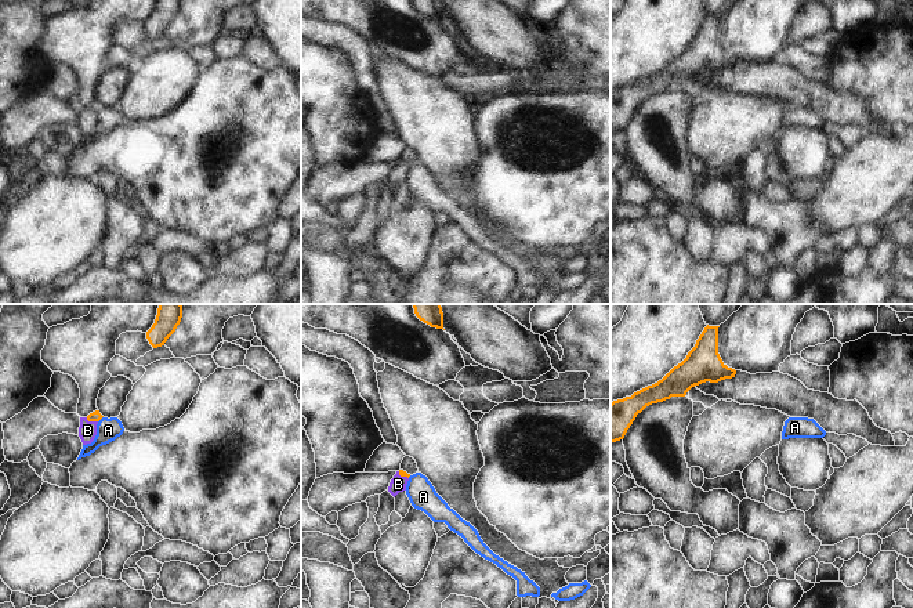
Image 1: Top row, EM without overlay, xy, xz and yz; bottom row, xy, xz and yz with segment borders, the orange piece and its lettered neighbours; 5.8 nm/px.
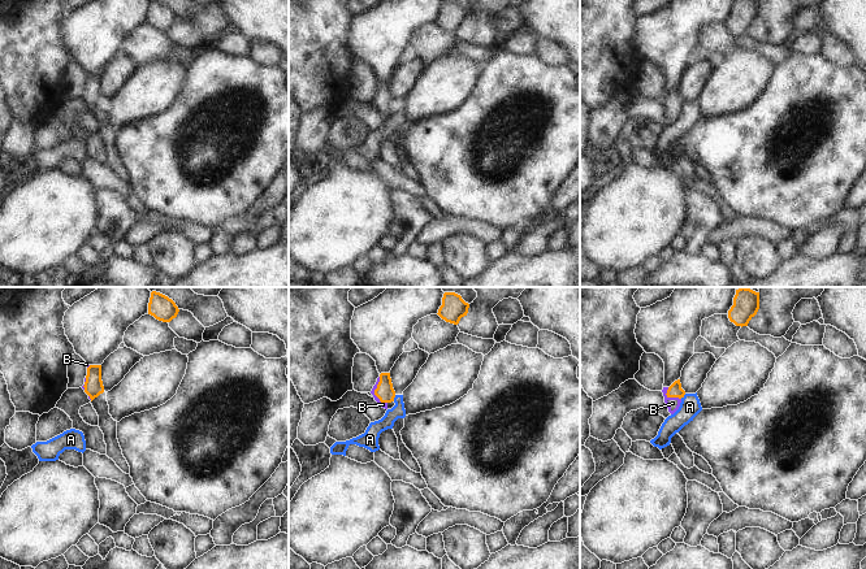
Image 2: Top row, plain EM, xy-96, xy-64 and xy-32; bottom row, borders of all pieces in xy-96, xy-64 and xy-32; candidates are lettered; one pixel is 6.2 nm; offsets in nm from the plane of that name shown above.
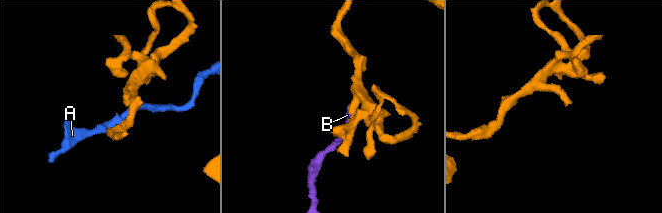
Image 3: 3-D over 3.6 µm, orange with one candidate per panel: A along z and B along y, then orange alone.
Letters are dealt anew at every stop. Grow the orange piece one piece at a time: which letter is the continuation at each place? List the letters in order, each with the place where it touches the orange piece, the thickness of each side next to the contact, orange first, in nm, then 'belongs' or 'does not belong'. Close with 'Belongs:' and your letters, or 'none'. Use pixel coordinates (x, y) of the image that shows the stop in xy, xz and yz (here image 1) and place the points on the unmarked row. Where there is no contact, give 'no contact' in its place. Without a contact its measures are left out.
A: xy (101, 108) | 60/140 nm | does not belong
B: xy (91, 111) | 60/110 nm | belongs
Belongs: B

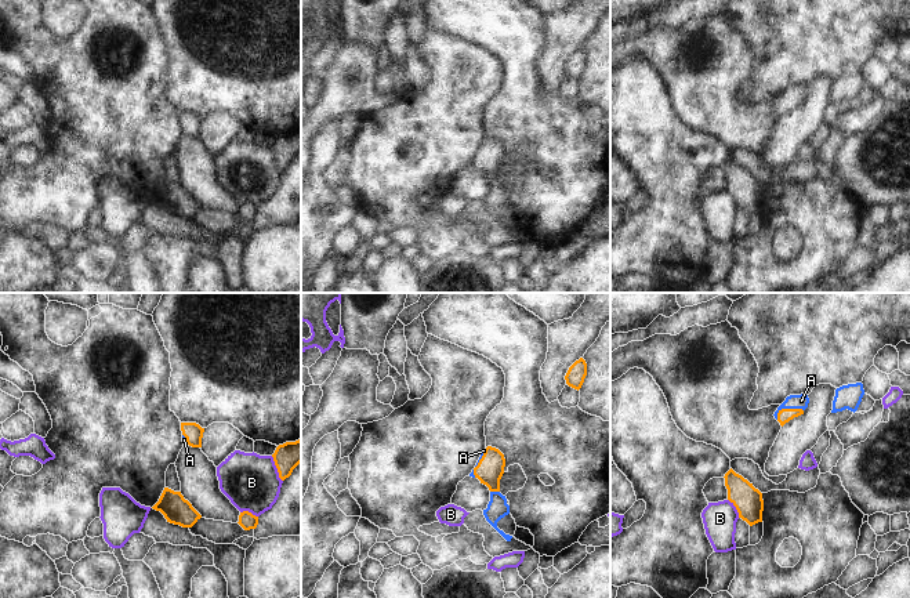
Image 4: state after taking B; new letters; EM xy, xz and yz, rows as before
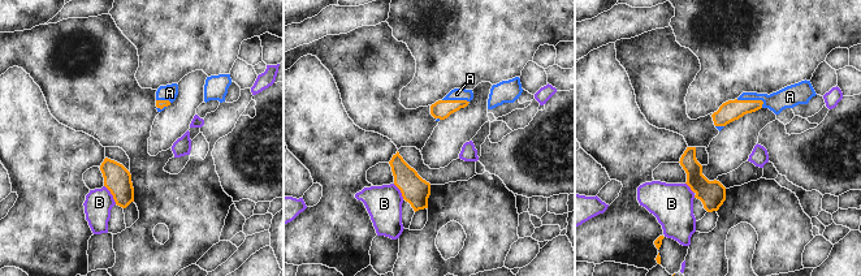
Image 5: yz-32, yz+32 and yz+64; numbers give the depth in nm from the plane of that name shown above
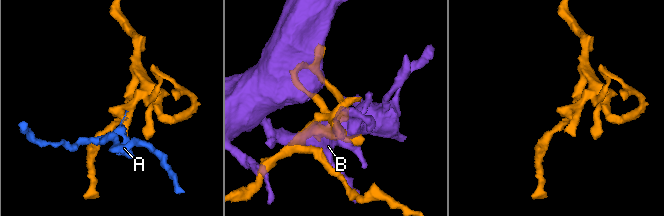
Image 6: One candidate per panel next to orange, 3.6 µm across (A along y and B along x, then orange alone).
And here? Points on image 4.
A: yz (787, 100) | 80/80 nm | belongs
B: xy (276, 158) | 160/320 nm | does not belong
Belongs: A

